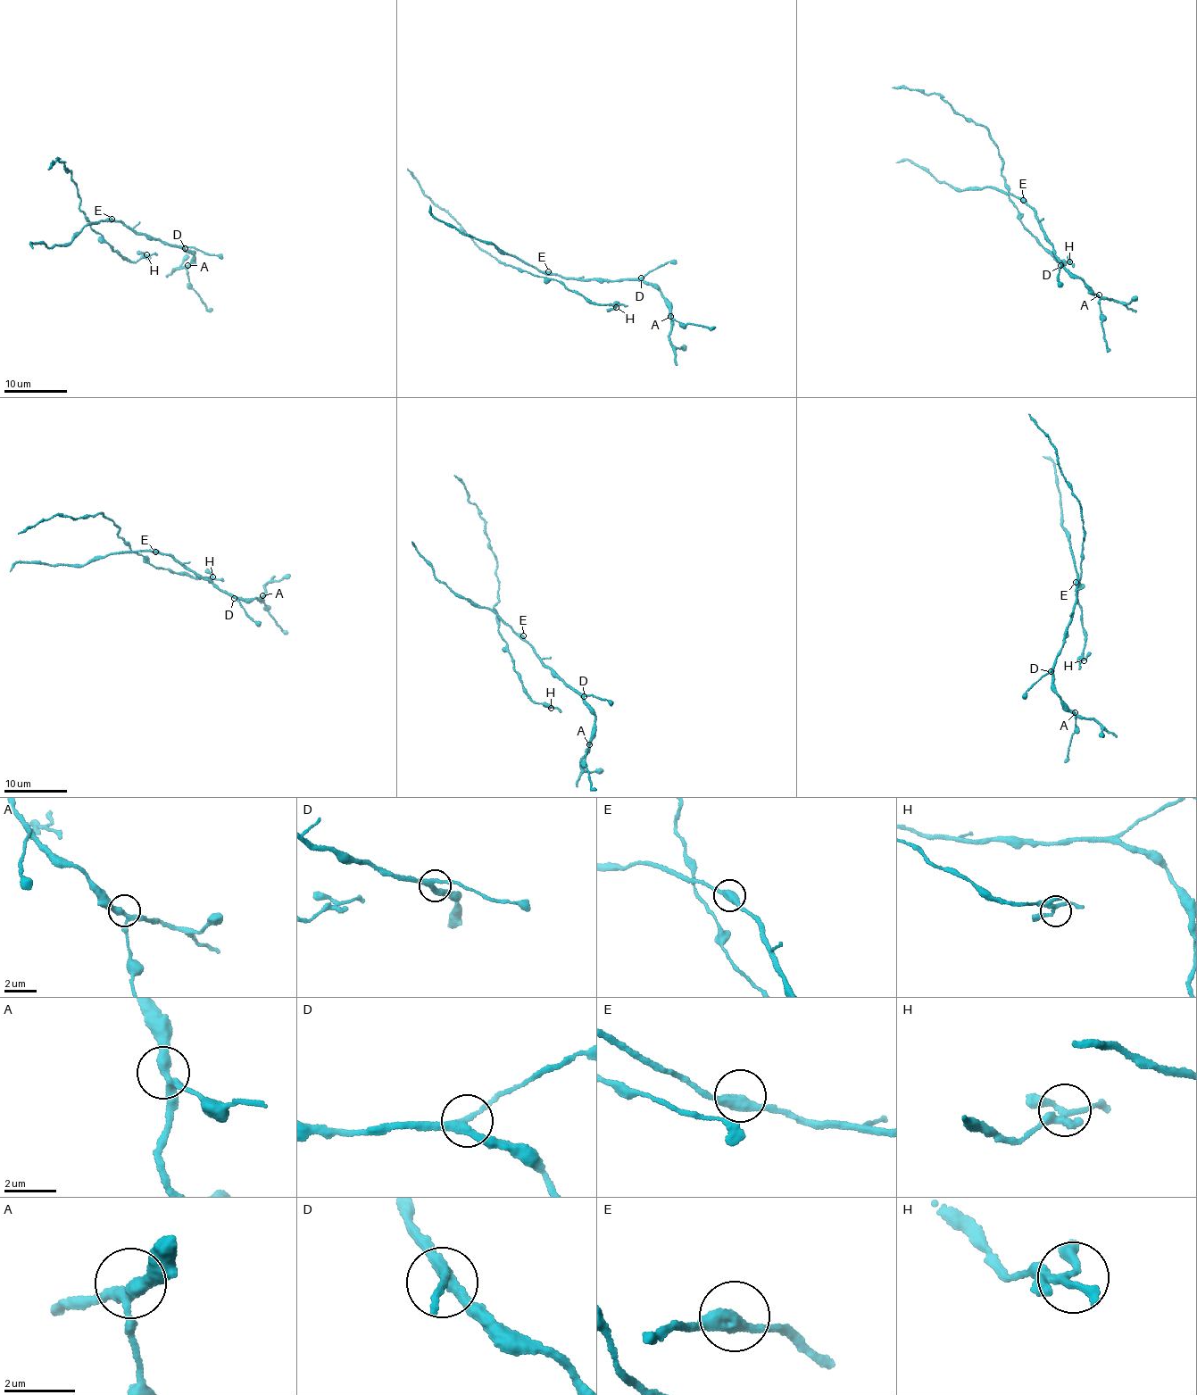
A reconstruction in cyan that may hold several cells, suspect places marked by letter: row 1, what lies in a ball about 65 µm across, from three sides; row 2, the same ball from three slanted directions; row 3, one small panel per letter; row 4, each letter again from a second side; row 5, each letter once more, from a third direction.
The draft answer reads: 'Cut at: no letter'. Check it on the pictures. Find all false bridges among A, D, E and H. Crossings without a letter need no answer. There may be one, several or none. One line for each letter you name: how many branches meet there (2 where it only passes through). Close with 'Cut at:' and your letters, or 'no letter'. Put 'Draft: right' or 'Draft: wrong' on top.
Draft: right
Cut at: no letter

